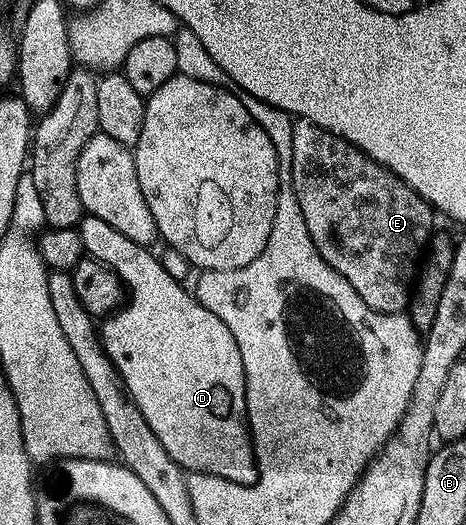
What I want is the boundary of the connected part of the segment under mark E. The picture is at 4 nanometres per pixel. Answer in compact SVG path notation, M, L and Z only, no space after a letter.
M296 119L293 123L291 181L293 182L293 190L297 194L297 202L301 206L301 214L305 214L305 226L309 226L309 234L324 262L333 270L337 270L337 274L341 274L347 279L349 286L353 286L353 290L357 290L357 294L365 302L365 306L369 306L375 312L402 313L411 303L411 293L421 267L421 257L433 235L431 227L435 224L436 213L427 200L421 198L421 194L414 192L401 178L397 178L397 174L393 174L388 168L381 166L373 158L369 158L360 148L353 146L337 134L326 132L324 128L319 128L308 120Z

